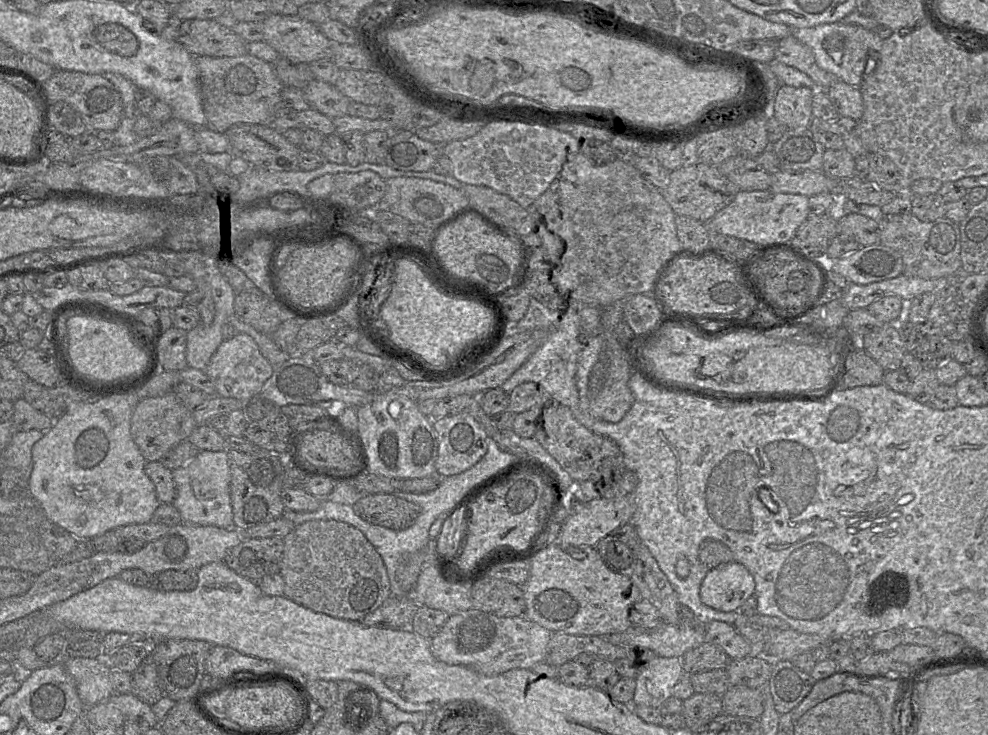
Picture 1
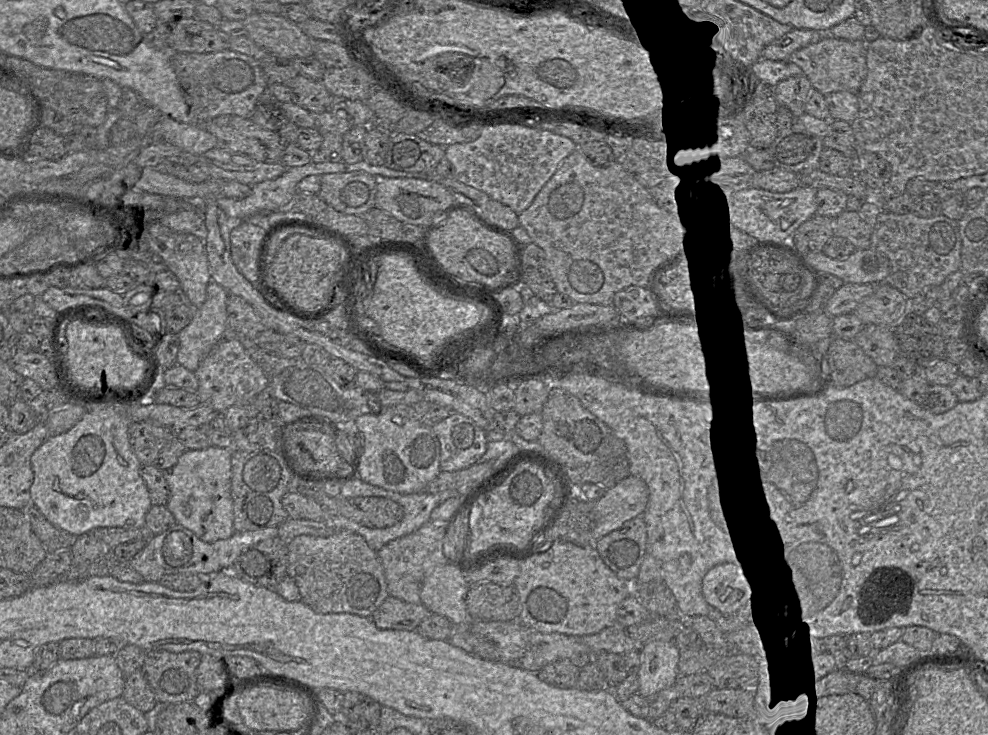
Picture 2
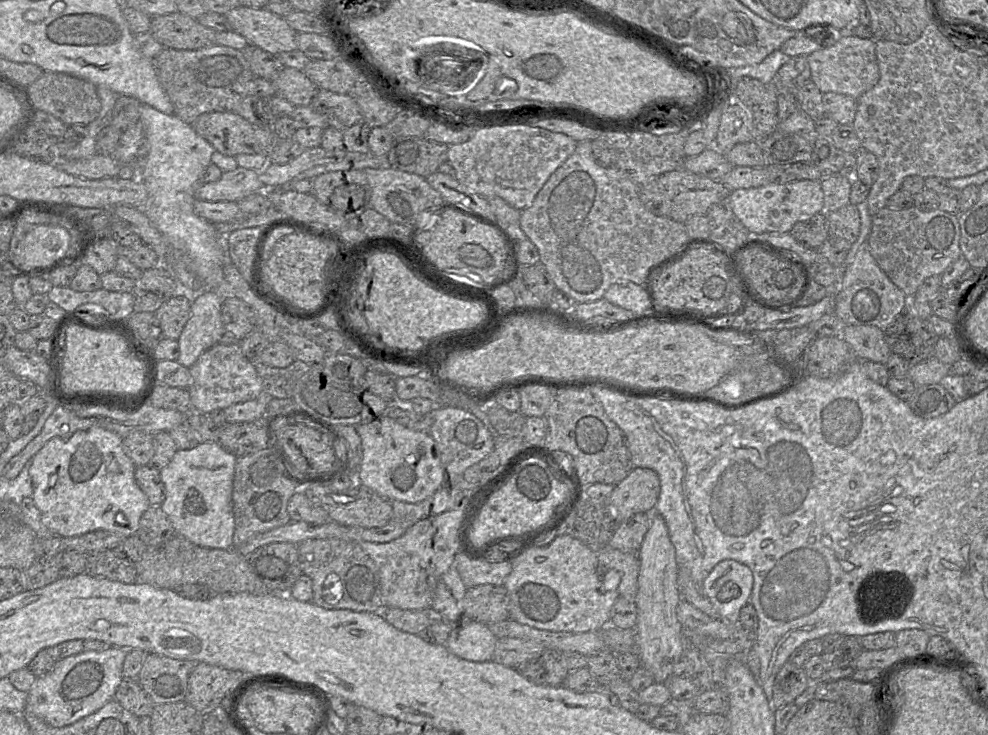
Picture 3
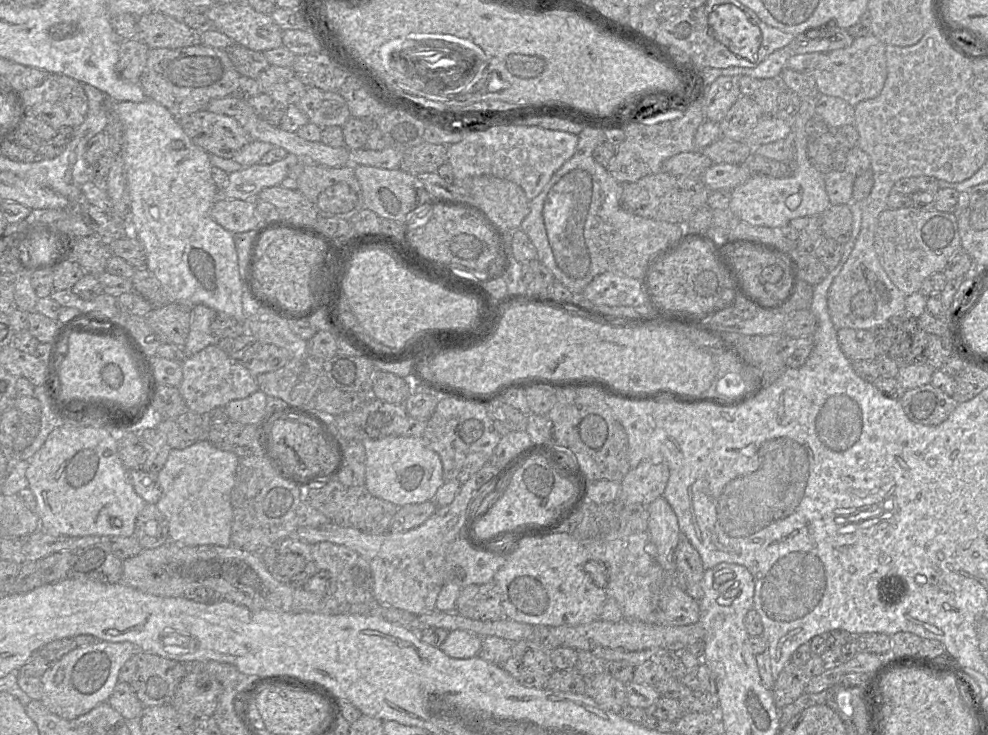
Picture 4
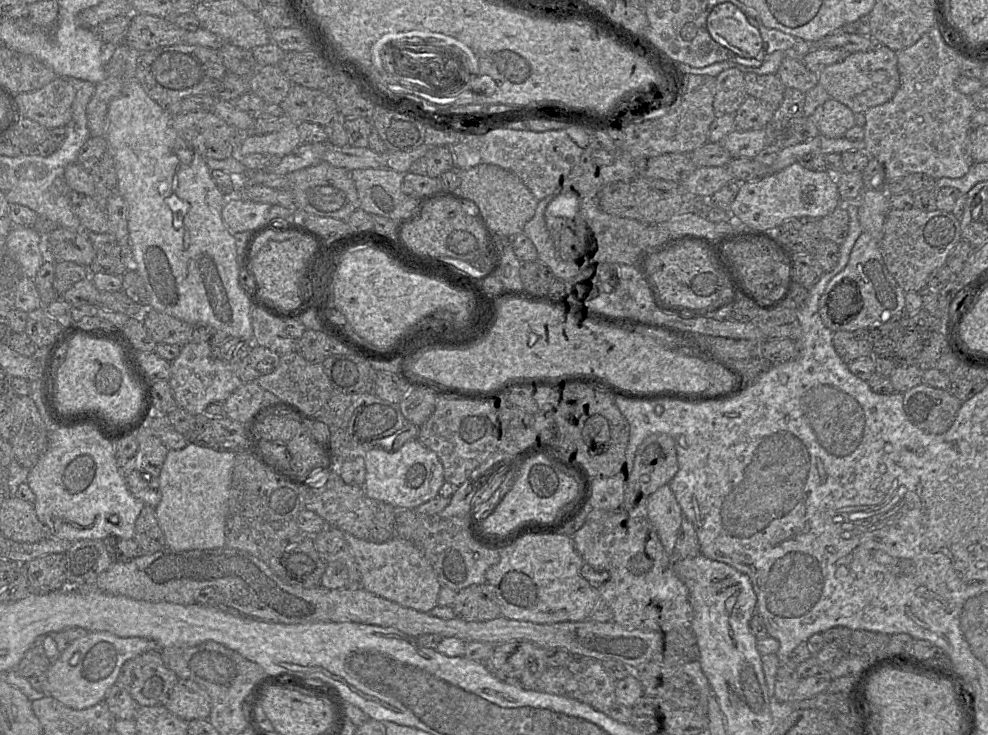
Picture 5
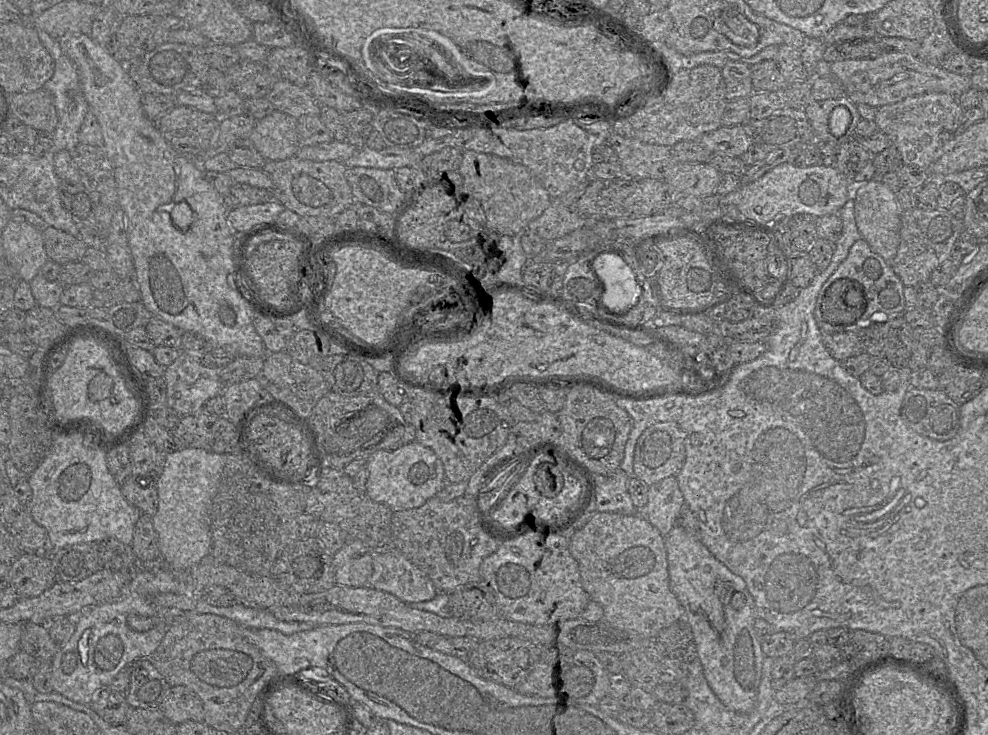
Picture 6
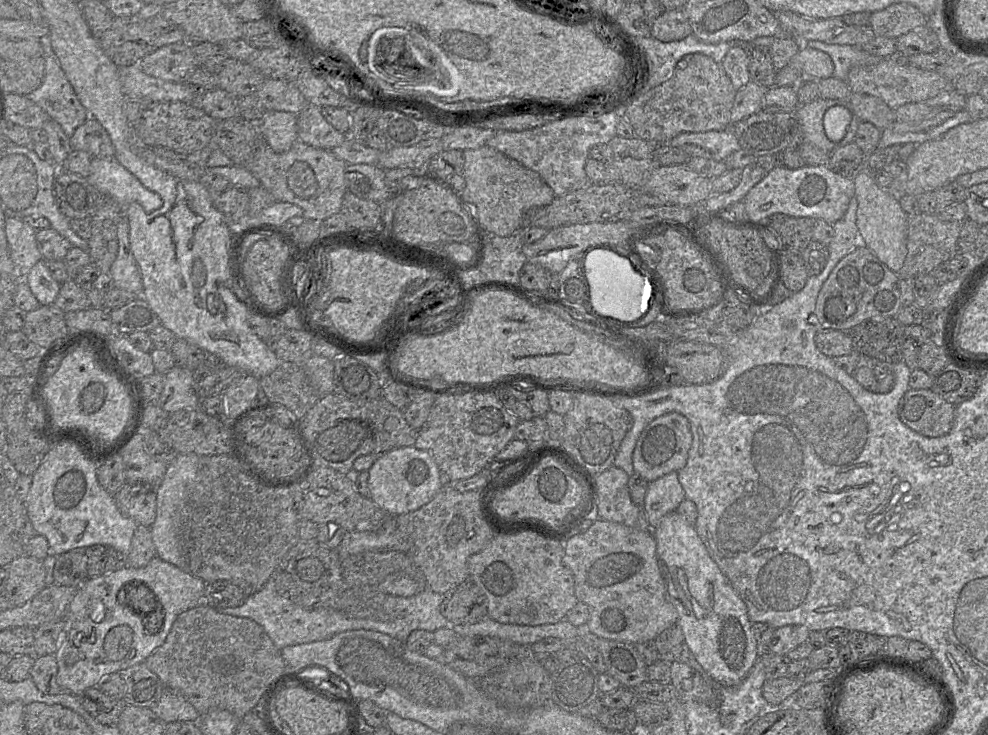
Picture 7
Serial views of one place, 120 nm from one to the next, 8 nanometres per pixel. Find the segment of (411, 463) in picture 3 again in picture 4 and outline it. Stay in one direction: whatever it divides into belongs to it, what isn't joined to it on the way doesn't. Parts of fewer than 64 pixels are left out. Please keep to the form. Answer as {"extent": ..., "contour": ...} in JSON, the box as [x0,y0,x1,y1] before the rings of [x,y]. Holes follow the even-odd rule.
{"extent":[365,436,445,507],"contour":[[[387,436],[382,439],[365,439],[365,487],[376,498],[396,507],[433,501],[437,490],[445,483],[439,455],[420,436]]]}

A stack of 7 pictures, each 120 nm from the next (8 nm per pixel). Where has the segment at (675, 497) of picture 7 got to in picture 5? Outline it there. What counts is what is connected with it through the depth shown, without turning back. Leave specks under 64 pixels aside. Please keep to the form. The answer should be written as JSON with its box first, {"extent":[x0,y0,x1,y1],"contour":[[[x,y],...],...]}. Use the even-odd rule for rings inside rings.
{"extent":[647,484,684,563],"contour":[[[668,484],[648,497],[647,518],[655,528],[666,554],[672,557],[673,563],[677,533],[684,516]]]}

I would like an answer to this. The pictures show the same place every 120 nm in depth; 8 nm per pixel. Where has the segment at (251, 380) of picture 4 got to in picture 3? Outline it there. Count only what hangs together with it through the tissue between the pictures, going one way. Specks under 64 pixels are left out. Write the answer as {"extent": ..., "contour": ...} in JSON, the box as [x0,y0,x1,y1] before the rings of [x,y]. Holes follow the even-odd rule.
{"extent":[187,343,263,414],"contour":[[[239,343],[216,344],[200,355],[189,372],[191,384],[187,390],[194,412],[210,414],[215,410],[225,410],[231,405],[263,397],[262,381],[253,362],[243,355]]]}

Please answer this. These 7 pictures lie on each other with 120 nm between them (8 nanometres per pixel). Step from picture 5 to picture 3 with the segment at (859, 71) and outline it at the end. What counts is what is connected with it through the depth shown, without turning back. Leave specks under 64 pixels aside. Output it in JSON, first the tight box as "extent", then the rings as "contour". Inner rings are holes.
{"extent":[807,36,880,99],"contour":[[[842,36],[834,44],[807,56],[810,79],[822,93],[839,93],[858,99],[879,81],[880,73],[875,51],[875,40],[857,36]]]}

